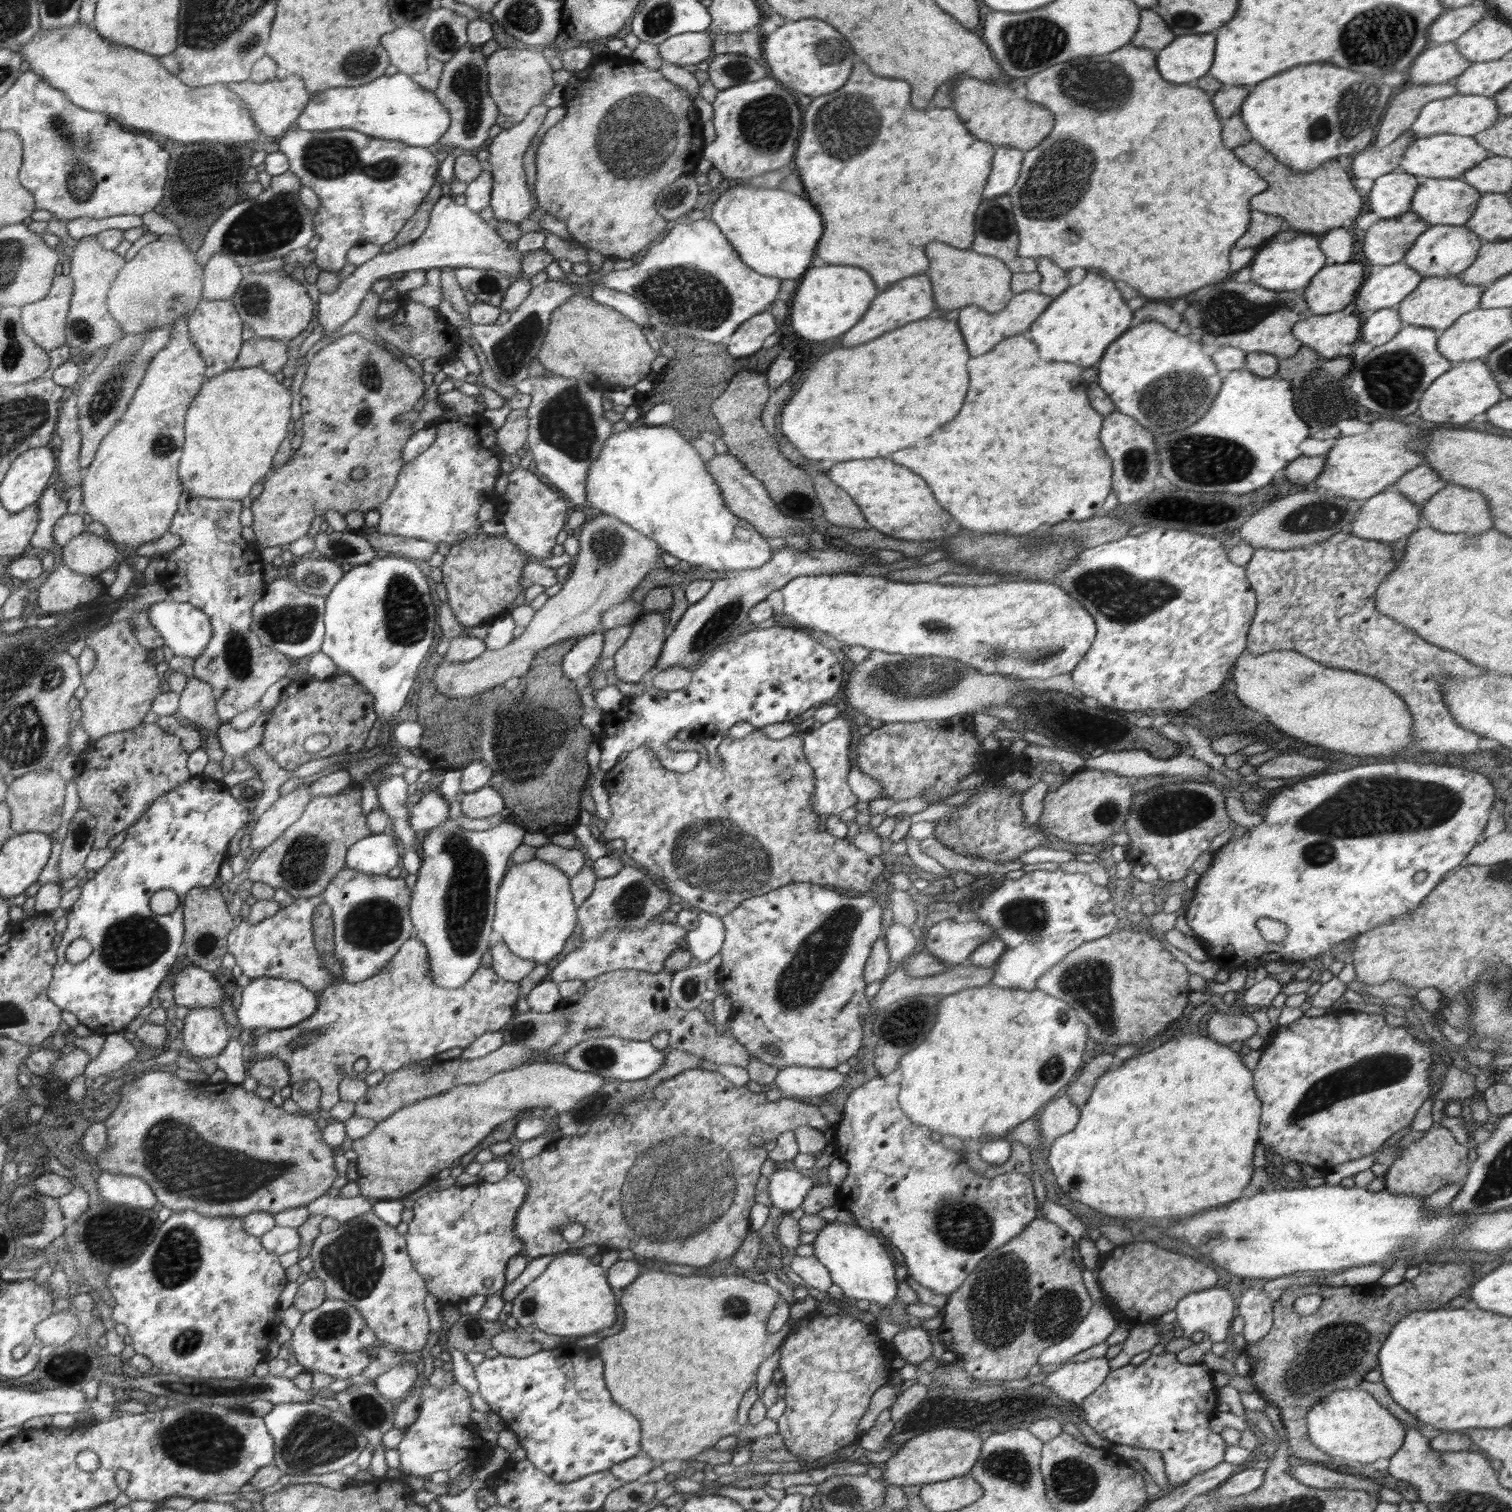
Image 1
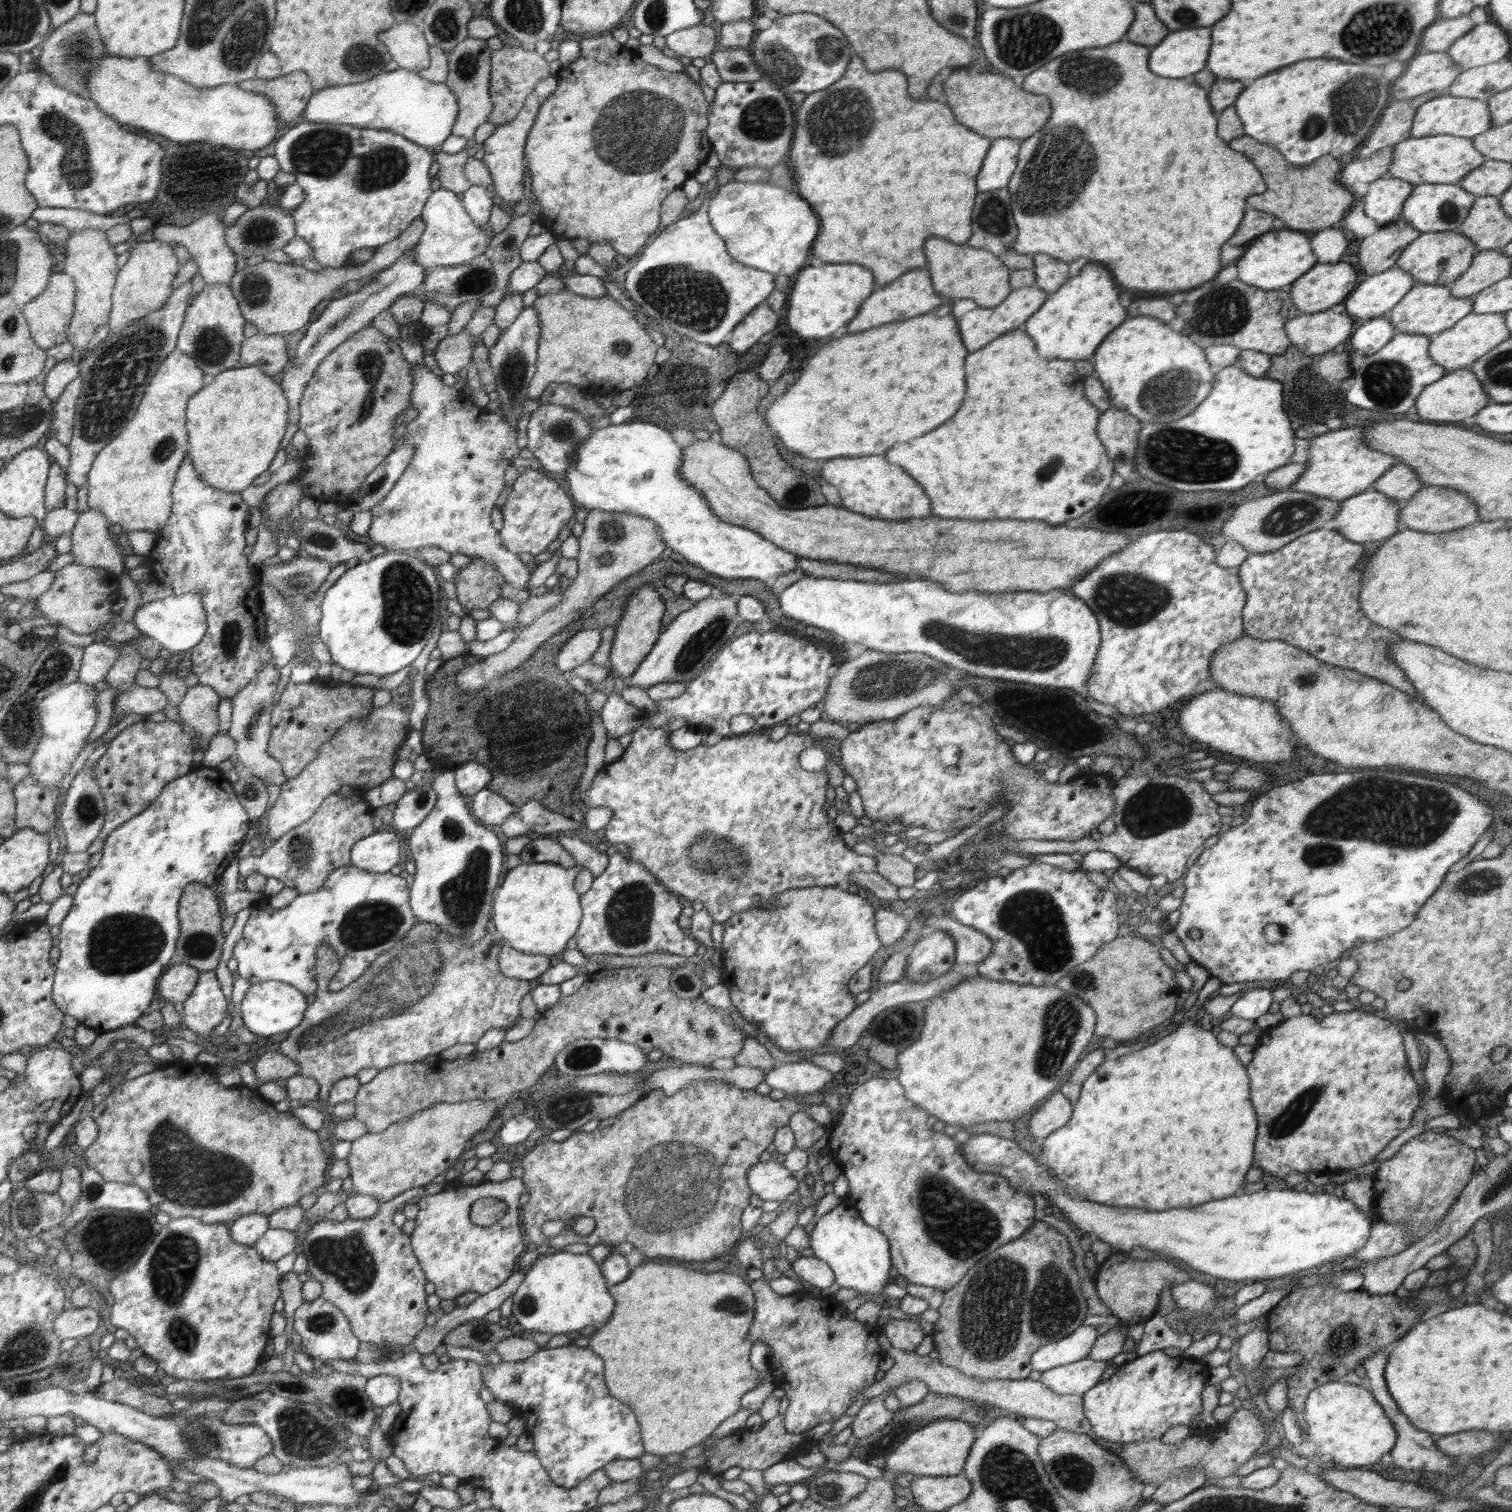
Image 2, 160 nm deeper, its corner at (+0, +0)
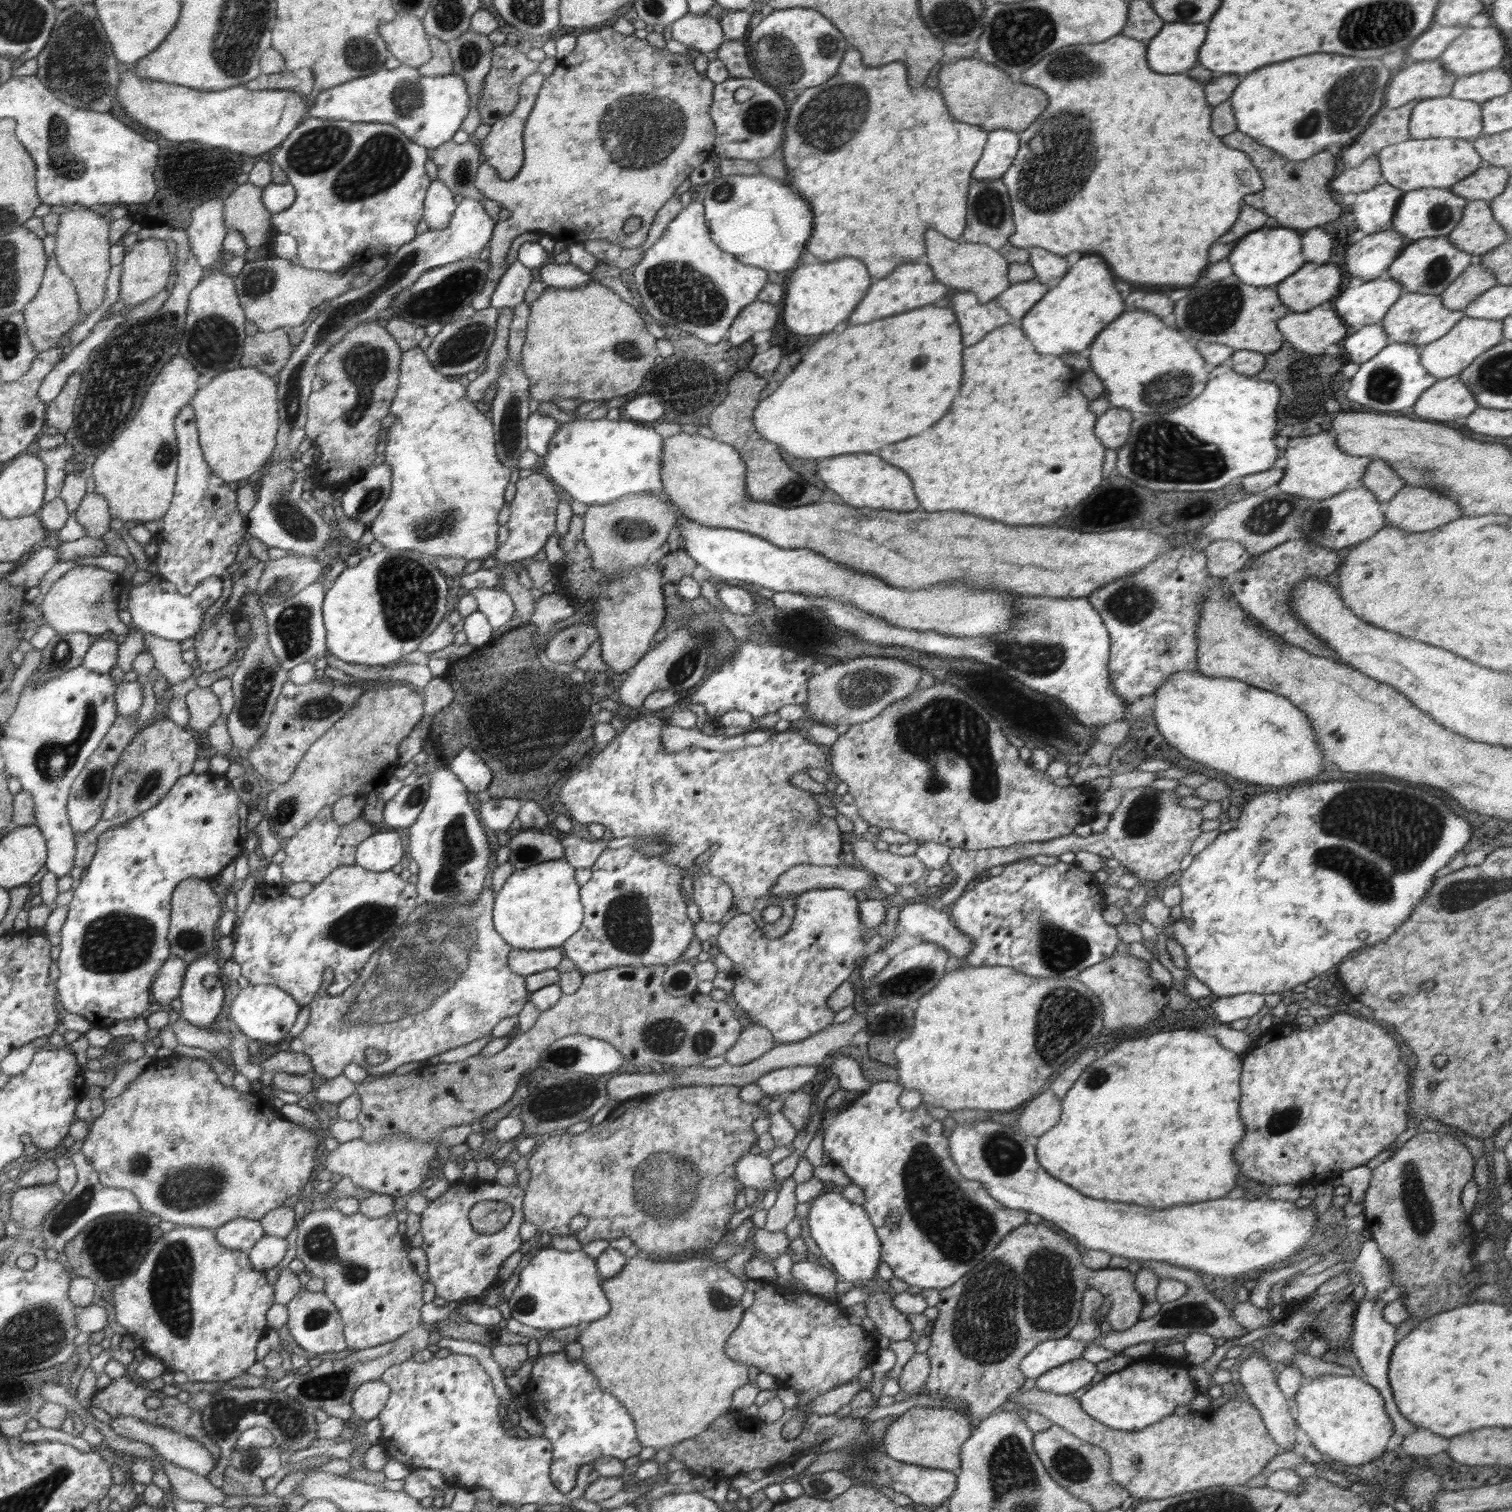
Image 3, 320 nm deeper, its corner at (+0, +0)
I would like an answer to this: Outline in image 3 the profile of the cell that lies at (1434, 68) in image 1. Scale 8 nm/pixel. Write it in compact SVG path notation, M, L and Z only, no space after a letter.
M1439 58L1434 60L1421 60L1420 62L1408 64L1407 67L1392 78L1390 86L1387 86L1383 106L1386 108L1400 108L1409 102L1450 95L1457 78L1458 76L1448 72L1443 67Z

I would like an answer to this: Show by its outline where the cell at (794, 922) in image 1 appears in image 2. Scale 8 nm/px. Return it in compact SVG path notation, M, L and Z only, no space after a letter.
M812 886L802 889L790 889L790 891L777 895L774 900L770 901L768 907L751 908L750 910L739 912L738 915L731 916L730 919L722 923L724 933L722 937L721 956L721 983L728 987L731 1002L738 1011L742 1012L743 1018L751 1024L758 1024L760 1031L782 1051L788 1051L788 1054L798 1055L804 1060L810 1058L803 1057L800 1052L808 1050L820 1050L823 1045L828 1044L834 1030L840 1022L850 1015L856 1008L855 995L848 992L848 981L852 974L856 974L862 966L868 964L868 960L874 956L874 952L880 948L879 936L874 932L874 908L857 894L850 894L850 888L845 892L838 890L838 886Z

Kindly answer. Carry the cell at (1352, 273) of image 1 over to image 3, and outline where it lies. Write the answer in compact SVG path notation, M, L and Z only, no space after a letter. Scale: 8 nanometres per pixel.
M1307 261L1296 274L1288 276L1276 287L1280 302L1292 313L1306 312L1338 296L1342 272L1334 264Z

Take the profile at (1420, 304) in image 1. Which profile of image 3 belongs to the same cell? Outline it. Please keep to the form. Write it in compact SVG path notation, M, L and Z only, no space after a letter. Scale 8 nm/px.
M1416 292L1402 295L1382 317L1380 322L1388 337L1388 345L1401 343L1422 347L1439 340L1461 318L1464 318L1463 310L1446 308L1441 301L1441 295L1420 294Z

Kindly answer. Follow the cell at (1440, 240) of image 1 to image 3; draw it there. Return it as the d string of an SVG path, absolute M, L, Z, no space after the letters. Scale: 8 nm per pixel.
M1446 236L1424 238L1408 242L1387 268L1385 276L1400 281L1403 286L1402 295L1412 292L1441 295L1474 260L1475 256L1456 248Z

